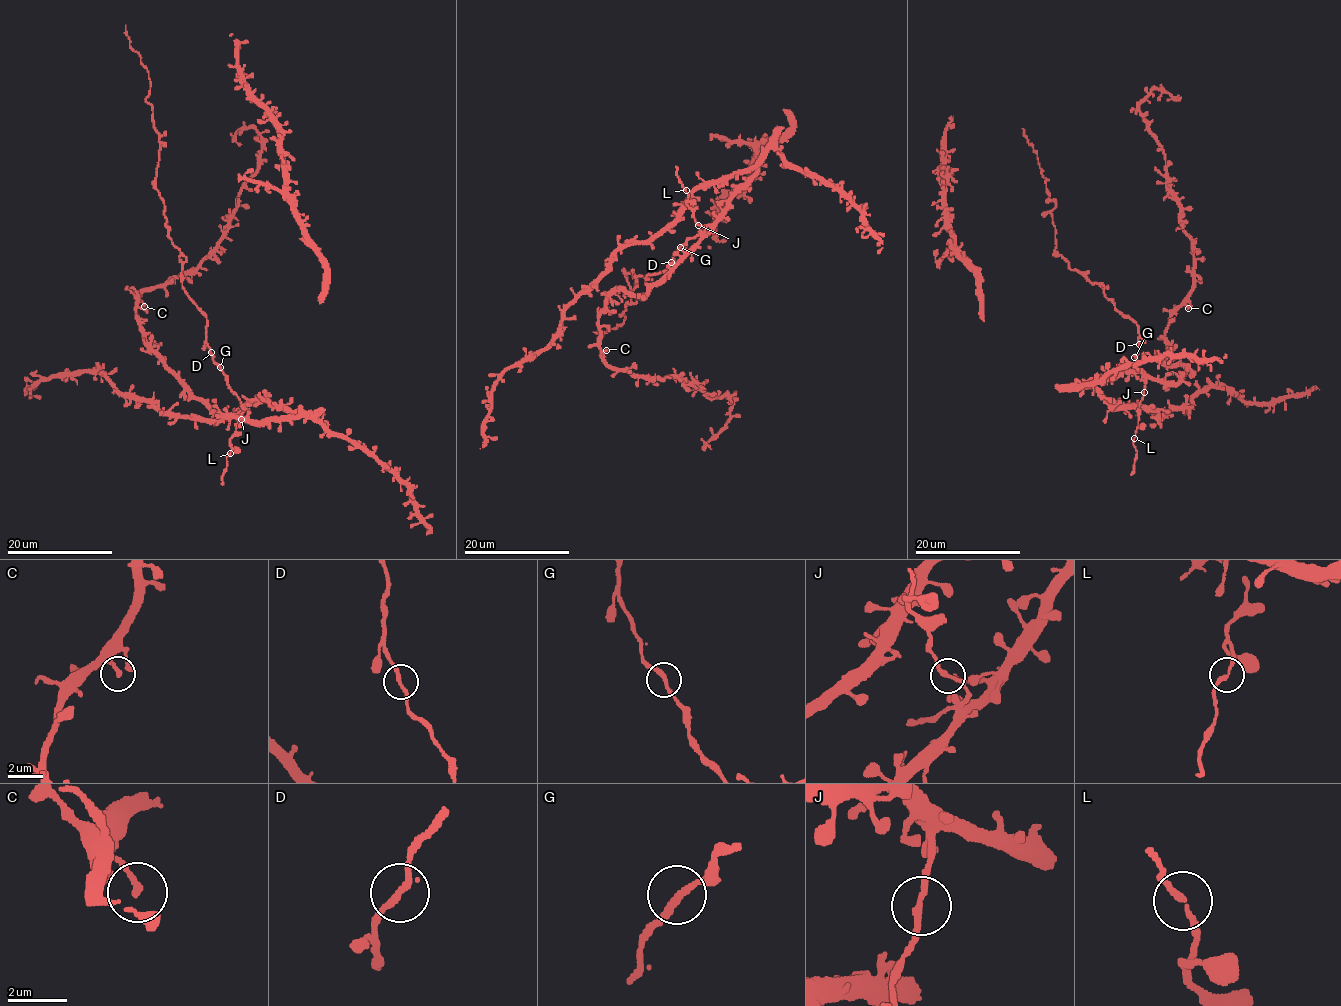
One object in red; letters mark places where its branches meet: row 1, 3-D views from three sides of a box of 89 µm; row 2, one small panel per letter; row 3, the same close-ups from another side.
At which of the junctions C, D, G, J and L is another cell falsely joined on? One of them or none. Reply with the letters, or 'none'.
none

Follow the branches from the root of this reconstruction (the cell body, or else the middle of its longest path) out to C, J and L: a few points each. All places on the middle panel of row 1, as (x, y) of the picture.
C: (715, 223), (649, 292), (639, 296), (620, 290), (611, 294), (598, 319), (600, 348), (606, 350)
J: (715, 223), (703, 235), (704, 228), (698, 225)
L: (715, 223), (703, 235), (704, 228), (696, 221), (692, 208), (687, 204), (686, 190)

